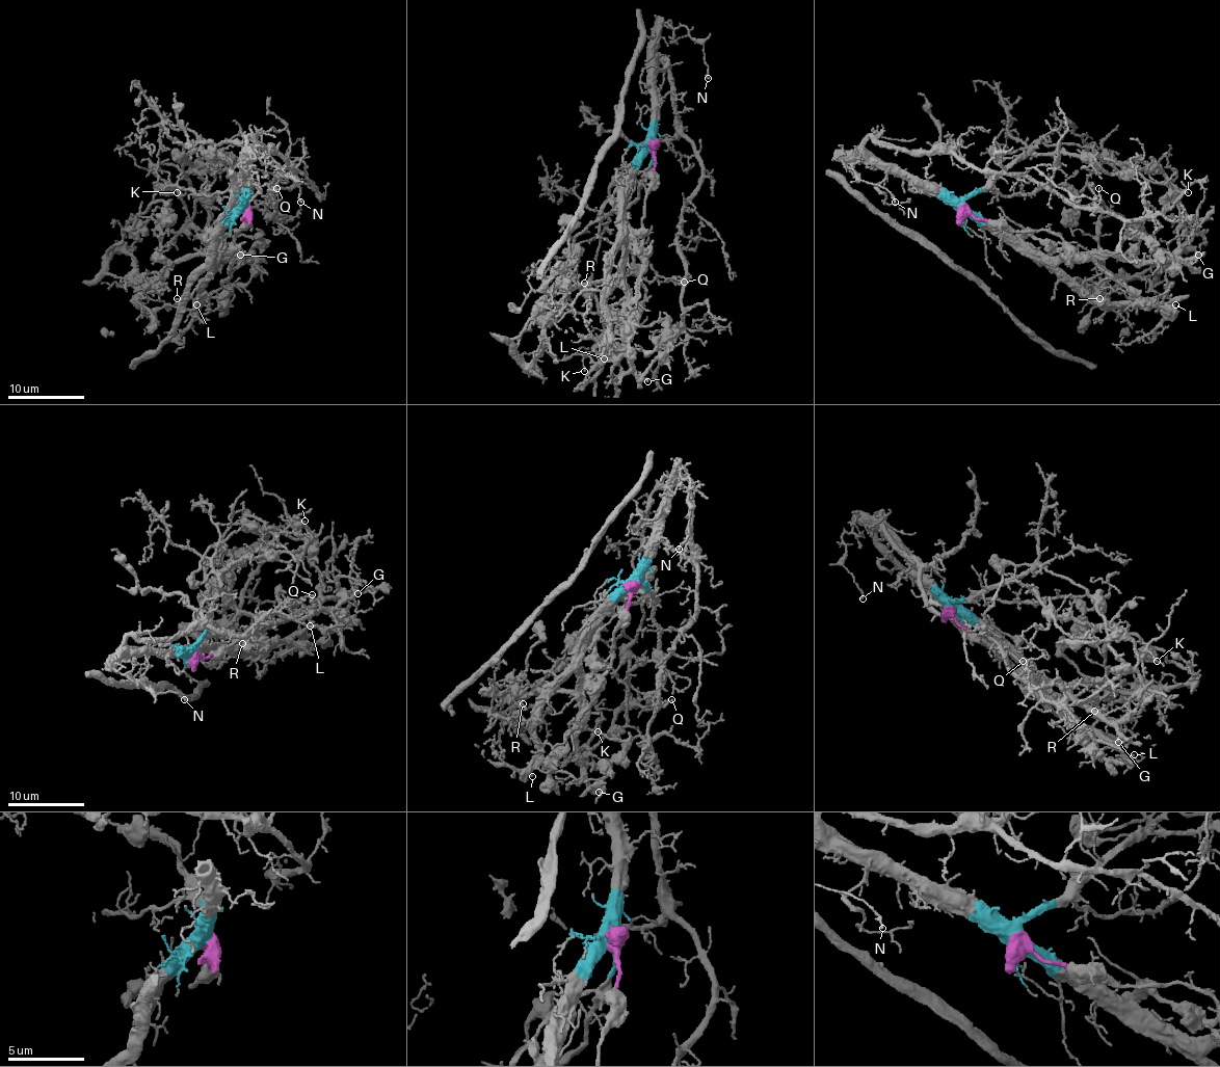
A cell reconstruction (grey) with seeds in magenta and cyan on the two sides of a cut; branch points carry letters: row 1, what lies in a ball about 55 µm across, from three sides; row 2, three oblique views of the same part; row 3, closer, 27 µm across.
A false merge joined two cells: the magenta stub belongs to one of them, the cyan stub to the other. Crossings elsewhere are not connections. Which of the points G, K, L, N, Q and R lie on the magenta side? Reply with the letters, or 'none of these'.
none of these

